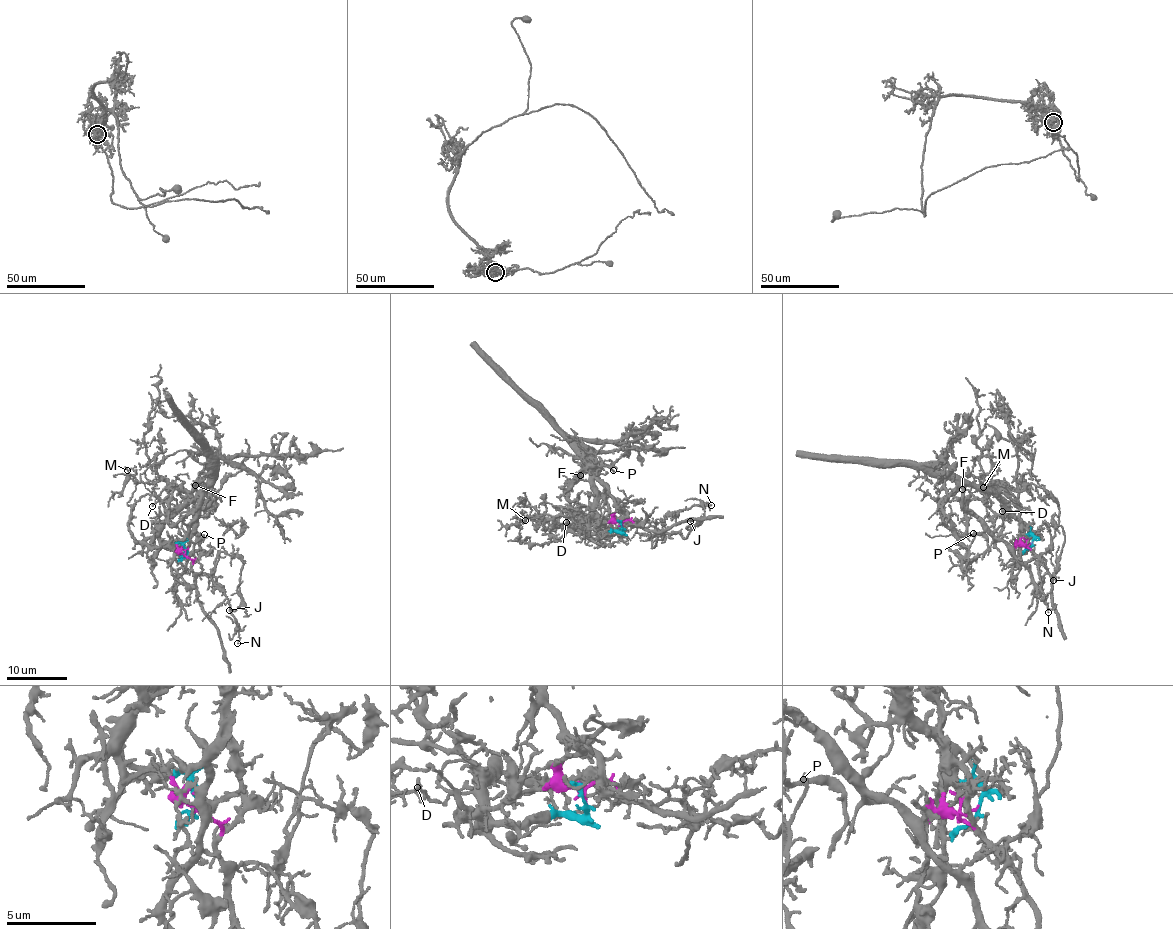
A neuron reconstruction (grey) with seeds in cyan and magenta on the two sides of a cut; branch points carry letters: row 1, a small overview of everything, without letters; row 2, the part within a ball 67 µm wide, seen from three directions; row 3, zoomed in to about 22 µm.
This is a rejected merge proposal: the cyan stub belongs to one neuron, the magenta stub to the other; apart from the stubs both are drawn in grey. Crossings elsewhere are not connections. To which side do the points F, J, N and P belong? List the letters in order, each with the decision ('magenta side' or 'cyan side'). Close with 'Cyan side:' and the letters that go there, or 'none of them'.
F: cyan side
J: magenta side
N: magenta side
P: cyan side
Cyan side: F, P

